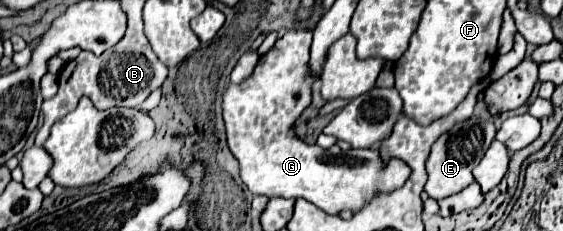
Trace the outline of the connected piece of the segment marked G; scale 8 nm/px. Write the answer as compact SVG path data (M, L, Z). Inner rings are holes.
M295 26L293 30L283 34L283 38L279 38L265 56L259 58L249 78L245 78L241 84L231 84L225 90L223 120L225 120L227 146L239 162L239 176L251 194L263 194L267 198L277 196L305 198L307 202L315 204L327 214L339 214L343 208L357 212L375 194L403 186L411 170L401 160L391 160L387 166L383 166L379 160L379 152L371 148L367 150L351 148L349 152L341 152L341 148L323 150L321 146L305 144L295 134L295 120L311 104L311 86L317 80L317 76L309 70L309 46L311 46L311 32L305 30L303 26Z

